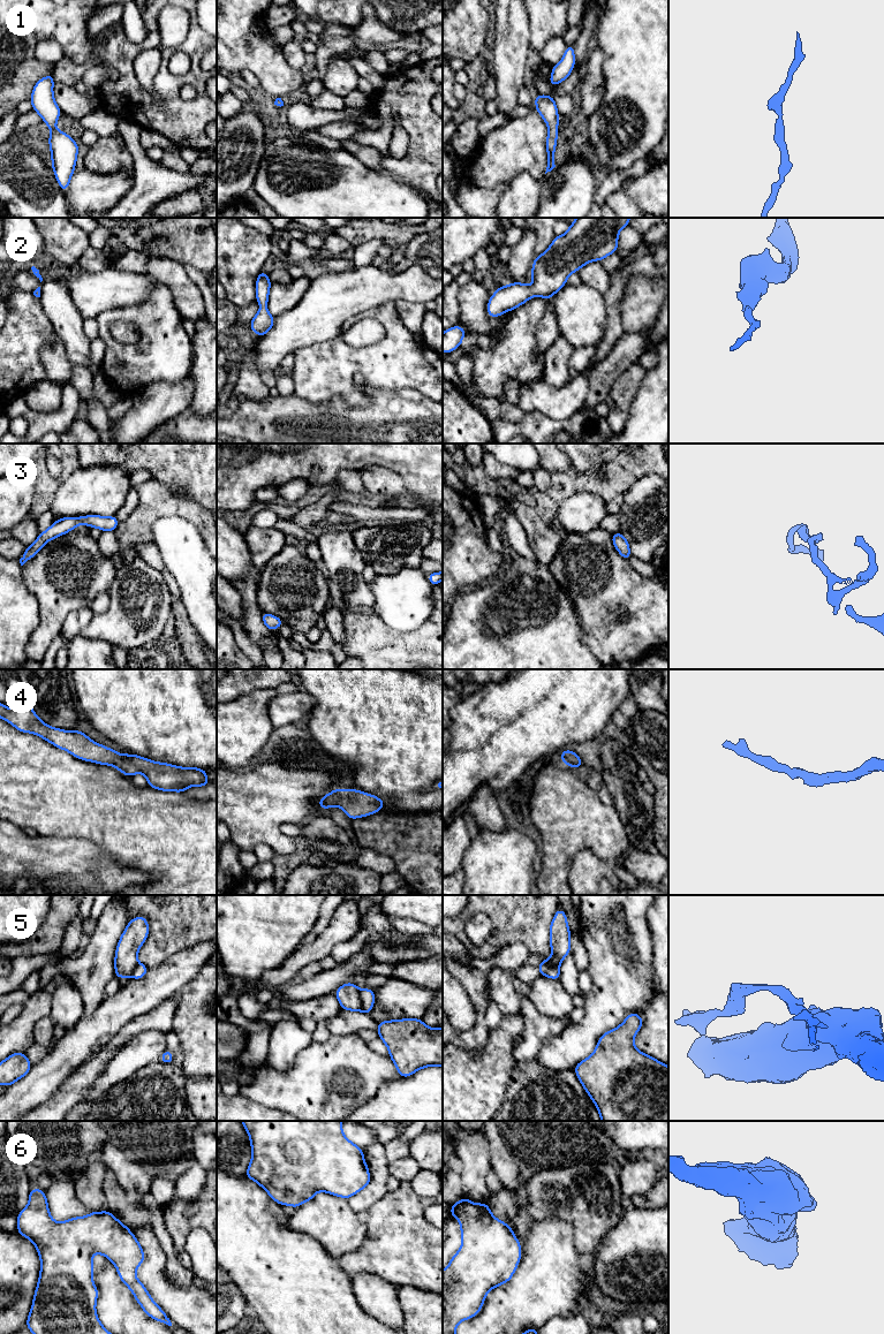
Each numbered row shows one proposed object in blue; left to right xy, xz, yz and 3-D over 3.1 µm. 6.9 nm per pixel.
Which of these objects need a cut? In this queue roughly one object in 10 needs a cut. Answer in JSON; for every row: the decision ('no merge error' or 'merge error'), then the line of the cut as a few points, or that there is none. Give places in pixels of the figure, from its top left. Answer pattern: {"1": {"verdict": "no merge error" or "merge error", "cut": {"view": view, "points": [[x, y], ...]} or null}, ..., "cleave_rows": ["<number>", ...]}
{"1": {"verdict": "no merge error", "cut": null}, "2": {"verdict": "no merge error", "cut": null}, "3": {"verdict": "no merge error", "cut": null}, "4": {"verdict": "no merge error", "cut": null}, "5": {"verdict": "merge error", "cut": {"view": "xz", "points": [[359, 990], [362, 1010]]}}, "6": {"verdict": "no merge error", "cut": null}, "cleave_rows": ["5"]}

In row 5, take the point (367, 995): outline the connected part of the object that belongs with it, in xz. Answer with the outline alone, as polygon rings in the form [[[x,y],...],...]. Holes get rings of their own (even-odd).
[[[371,988],[360,990],[360,996],[362,1001],[362,1011],[370,1015],[375,1003],[373,990]]]

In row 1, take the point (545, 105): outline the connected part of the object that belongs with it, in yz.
[[[538,94],[534,103],[536,104],[536,111],[541,114],[543,120],[546,122],[549,127],[549,134],[546,137],[546,152],[547,152],[547,167],[546,172],[551,172],[556,165],[554,165],[554,151],[557,145],[557,138],[558,138],[558,115],[559,112],[556,107],[556,99],[553,99],[551,96],[544,96]]]

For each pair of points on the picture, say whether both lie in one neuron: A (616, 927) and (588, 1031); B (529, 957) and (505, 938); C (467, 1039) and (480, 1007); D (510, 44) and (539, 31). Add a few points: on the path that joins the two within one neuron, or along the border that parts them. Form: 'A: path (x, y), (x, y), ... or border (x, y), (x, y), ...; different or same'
A: path (616, 953), (616, 993), (606, 1006); same
B: border (537, 954), (513, 942), (491, 957); different
C: path (475, 1031), (480, 1026), (480, 1015); same
D: border (527, 12), (531, 46); different

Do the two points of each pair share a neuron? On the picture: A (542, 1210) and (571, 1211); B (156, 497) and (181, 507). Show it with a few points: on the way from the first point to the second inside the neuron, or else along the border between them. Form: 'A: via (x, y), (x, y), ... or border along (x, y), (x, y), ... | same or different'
A: via (549, 1210), (564, 1210) | same
B: via (161, 501), (175, 502) | same

